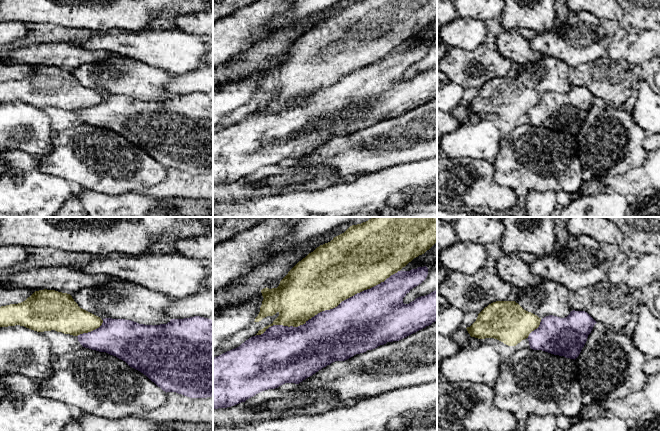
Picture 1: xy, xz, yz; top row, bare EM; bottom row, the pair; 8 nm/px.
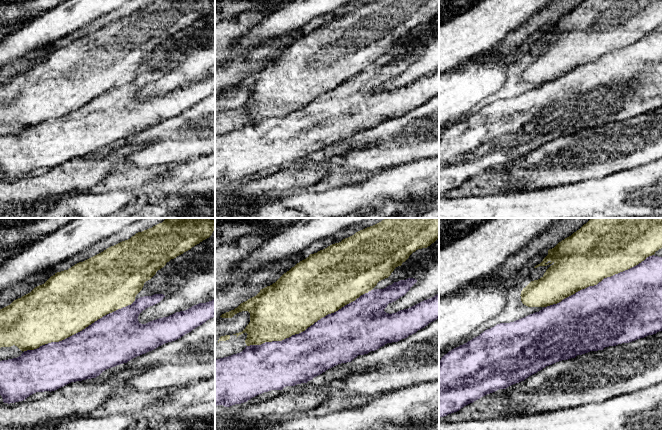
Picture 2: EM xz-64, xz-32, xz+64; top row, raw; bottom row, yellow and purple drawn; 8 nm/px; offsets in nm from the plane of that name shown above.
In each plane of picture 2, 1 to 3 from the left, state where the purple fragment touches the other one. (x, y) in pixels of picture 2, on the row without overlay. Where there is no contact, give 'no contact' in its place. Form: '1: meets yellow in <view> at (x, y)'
1: meets yellow in xz-64 at (79, 107)
2: meets yellow in xz-32 at (309, 102)
3: meets yellow in xz+64 at (599, 57)

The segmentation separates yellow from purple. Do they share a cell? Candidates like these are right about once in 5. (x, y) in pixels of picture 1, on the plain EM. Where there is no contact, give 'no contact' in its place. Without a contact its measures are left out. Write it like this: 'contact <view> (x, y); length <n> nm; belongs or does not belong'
contact xz (327, 85); length 1300 nm; does not belong

